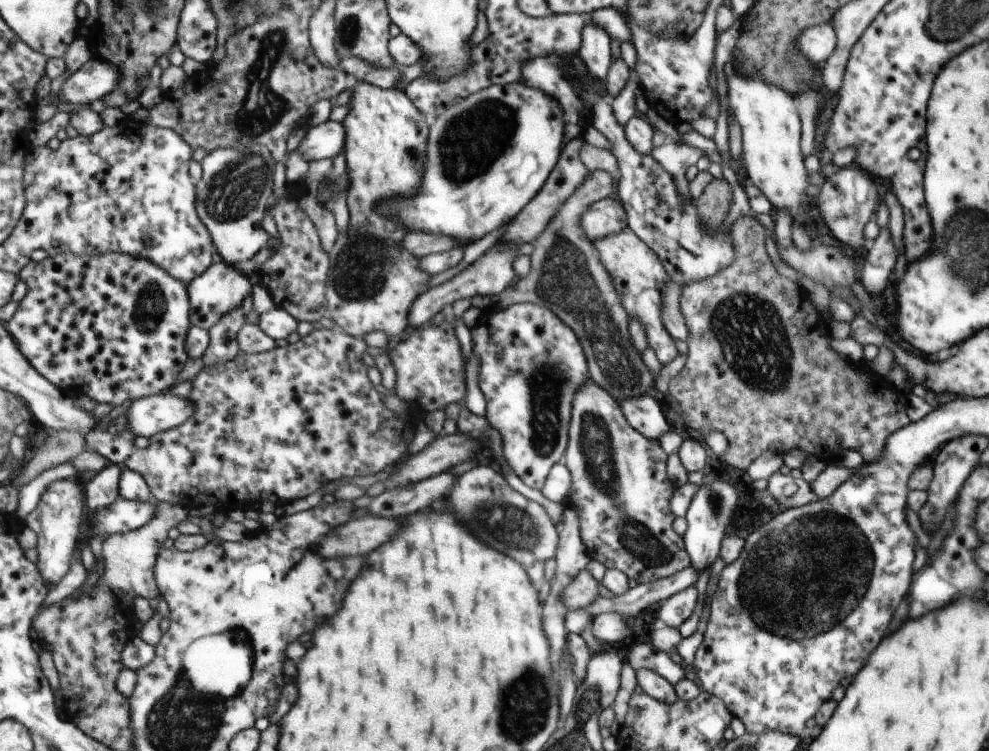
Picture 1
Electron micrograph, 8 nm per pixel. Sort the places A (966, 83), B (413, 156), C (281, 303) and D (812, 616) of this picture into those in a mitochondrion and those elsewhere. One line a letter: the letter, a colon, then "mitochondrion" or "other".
A: other
B: mitochondrion
C: other
D: other

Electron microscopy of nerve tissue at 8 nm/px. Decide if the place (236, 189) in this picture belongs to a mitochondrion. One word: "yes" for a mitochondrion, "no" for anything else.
yes

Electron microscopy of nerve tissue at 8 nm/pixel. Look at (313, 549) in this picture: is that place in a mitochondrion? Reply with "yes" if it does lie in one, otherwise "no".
no

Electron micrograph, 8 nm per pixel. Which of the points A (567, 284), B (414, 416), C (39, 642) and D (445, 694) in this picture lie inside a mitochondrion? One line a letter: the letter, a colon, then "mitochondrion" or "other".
A: mitochondrion
B: other
C: other
D: other

